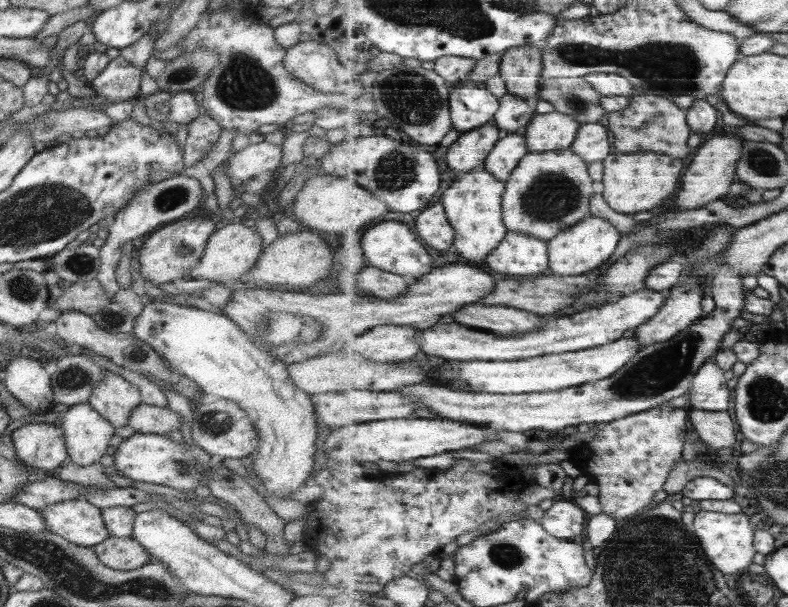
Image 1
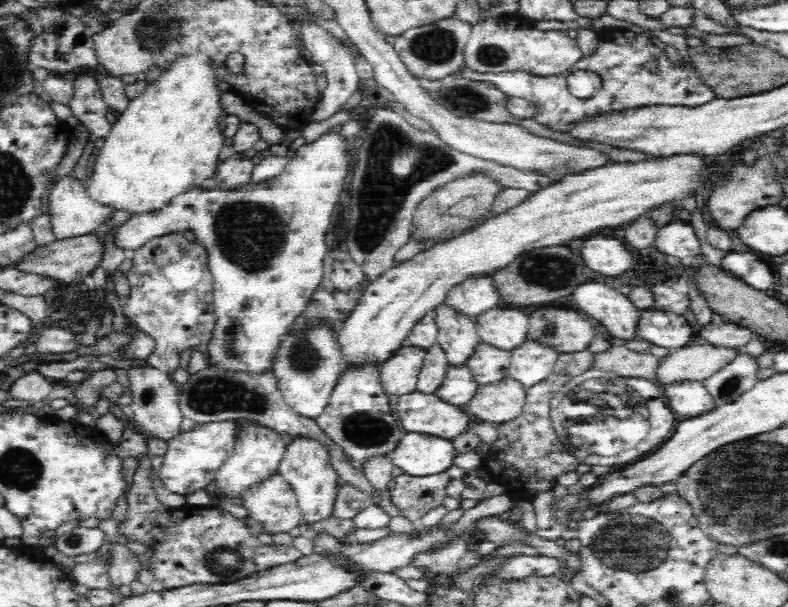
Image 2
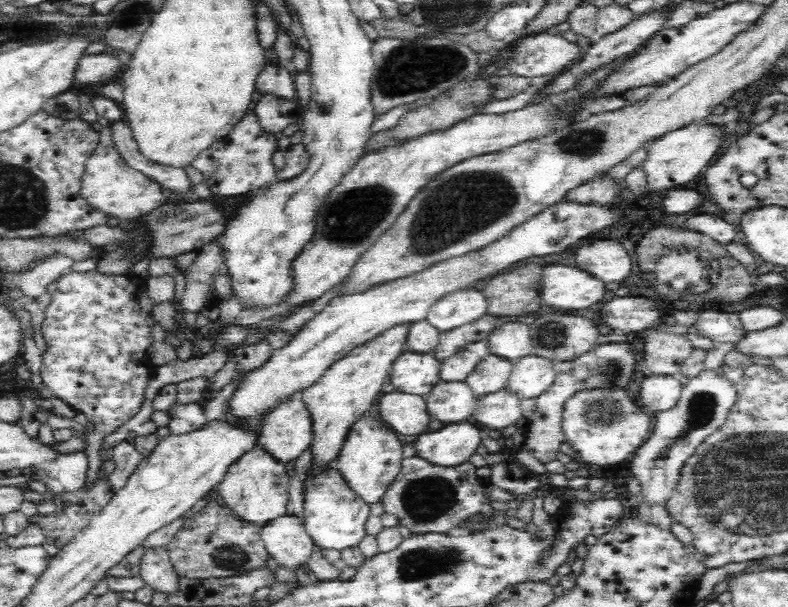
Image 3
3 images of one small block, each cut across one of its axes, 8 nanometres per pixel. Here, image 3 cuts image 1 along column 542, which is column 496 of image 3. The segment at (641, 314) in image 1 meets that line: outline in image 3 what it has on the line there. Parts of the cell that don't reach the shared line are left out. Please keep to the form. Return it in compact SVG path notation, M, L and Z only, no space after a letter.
M500 322L487 344L489 354L512 362L534 355L530 329L520 322Z

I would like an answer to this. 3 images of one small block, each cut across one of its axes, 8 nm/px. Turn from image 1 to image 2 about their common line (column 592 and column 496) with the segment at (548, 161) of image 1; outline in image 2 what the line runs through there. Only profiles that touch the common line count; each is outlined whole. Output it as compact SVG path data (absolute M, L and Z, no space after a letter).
M480 171L460 175L446 184L434 187L433 191L429 192L428 196L425 196L424 200L416 206L410 240L416 245L428 245L430 248L472 231L491 218L495 210L496 196L505 189L496 177Z

